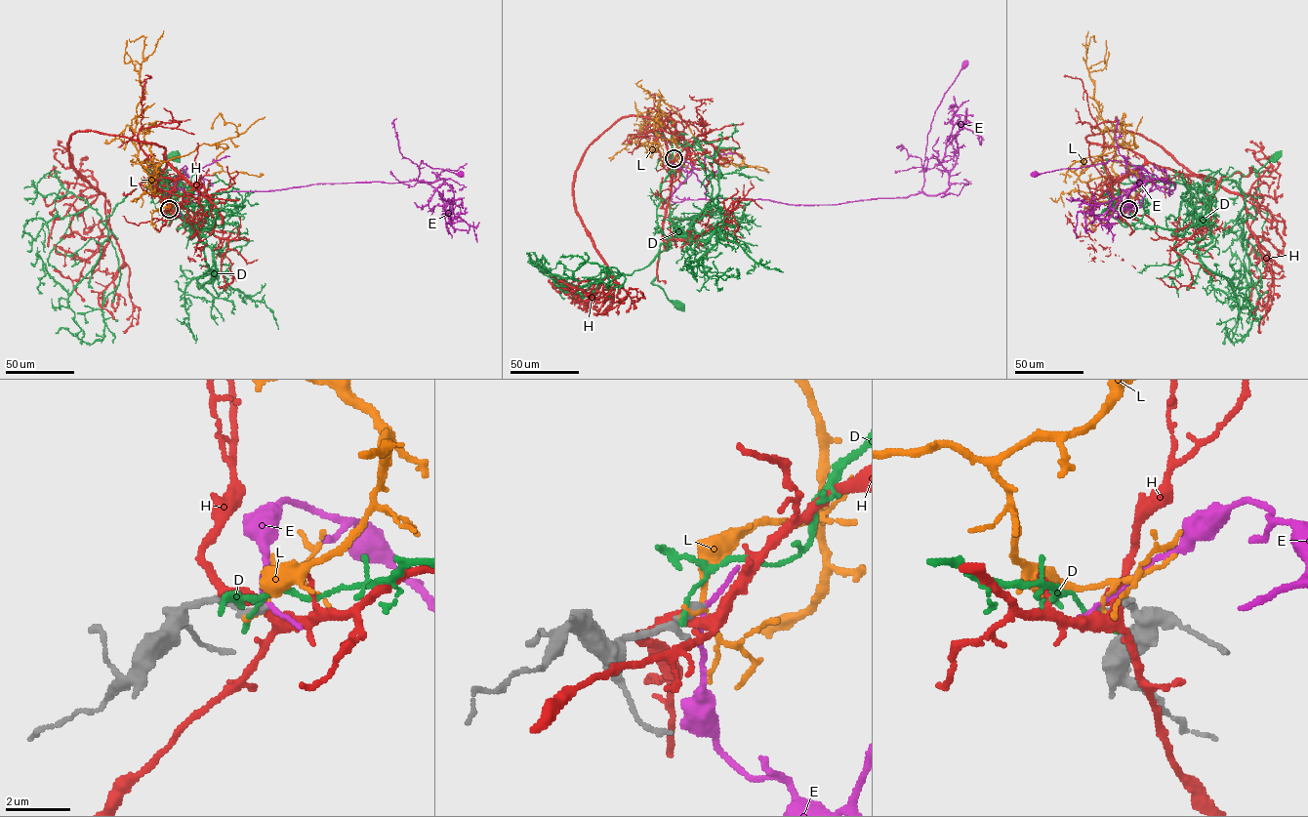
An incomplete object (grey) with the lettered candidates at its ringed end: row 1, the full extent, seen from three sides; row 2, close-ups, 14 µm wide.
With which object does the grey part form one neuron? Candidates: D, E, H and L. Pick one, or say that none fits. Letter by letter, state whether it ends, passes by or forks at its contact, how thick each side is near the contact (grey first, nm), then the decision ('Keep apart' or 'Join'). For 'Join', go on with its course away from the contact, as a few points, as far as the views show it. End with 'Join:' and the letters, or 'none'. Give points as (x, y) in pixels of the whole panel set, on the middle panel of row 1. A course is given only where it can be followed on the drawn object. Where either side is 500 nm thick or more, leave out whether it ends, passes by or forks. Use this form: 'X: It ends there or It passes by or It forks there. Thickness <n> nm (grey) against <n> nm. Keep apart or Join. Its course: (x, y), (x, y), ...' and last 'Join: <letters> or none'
D: It ends there. Thickness 260 nm (grey) against 150 nm. Keep apart
E: It passes by. Thickness 200 nm (grey) against 110 nm. Keep apart
H: It passes by. Thickness 320 nm (grey) against 360 nm. Keep apart
L: It ends there. Thickness 280 nm (grey) against 120 nm. Keep apart
Join: none

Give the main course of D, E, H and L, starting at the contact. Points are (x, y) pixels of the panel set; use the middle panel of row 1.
D: (673, 158), (690, 145), (719, 173), (718, 192), (689, 237), (672, 237), (659, 253), (651, 283), (677, 305)
E: (674, 158), (696, 175), (705, 199), (825, 205), (916, 194), (924, 183), (934, 111), (963, 64)
H: (672, 159), (697, 141), (671, 174), (662, 130), (630, 116), (576, 173), (575, 211), (633, 304), (628, 291)
L: (673, 159), (675, 140), (660, 121), (655, 117), (655, 147), (635, 142), (648, 116), (646, 123), (633, 123)

